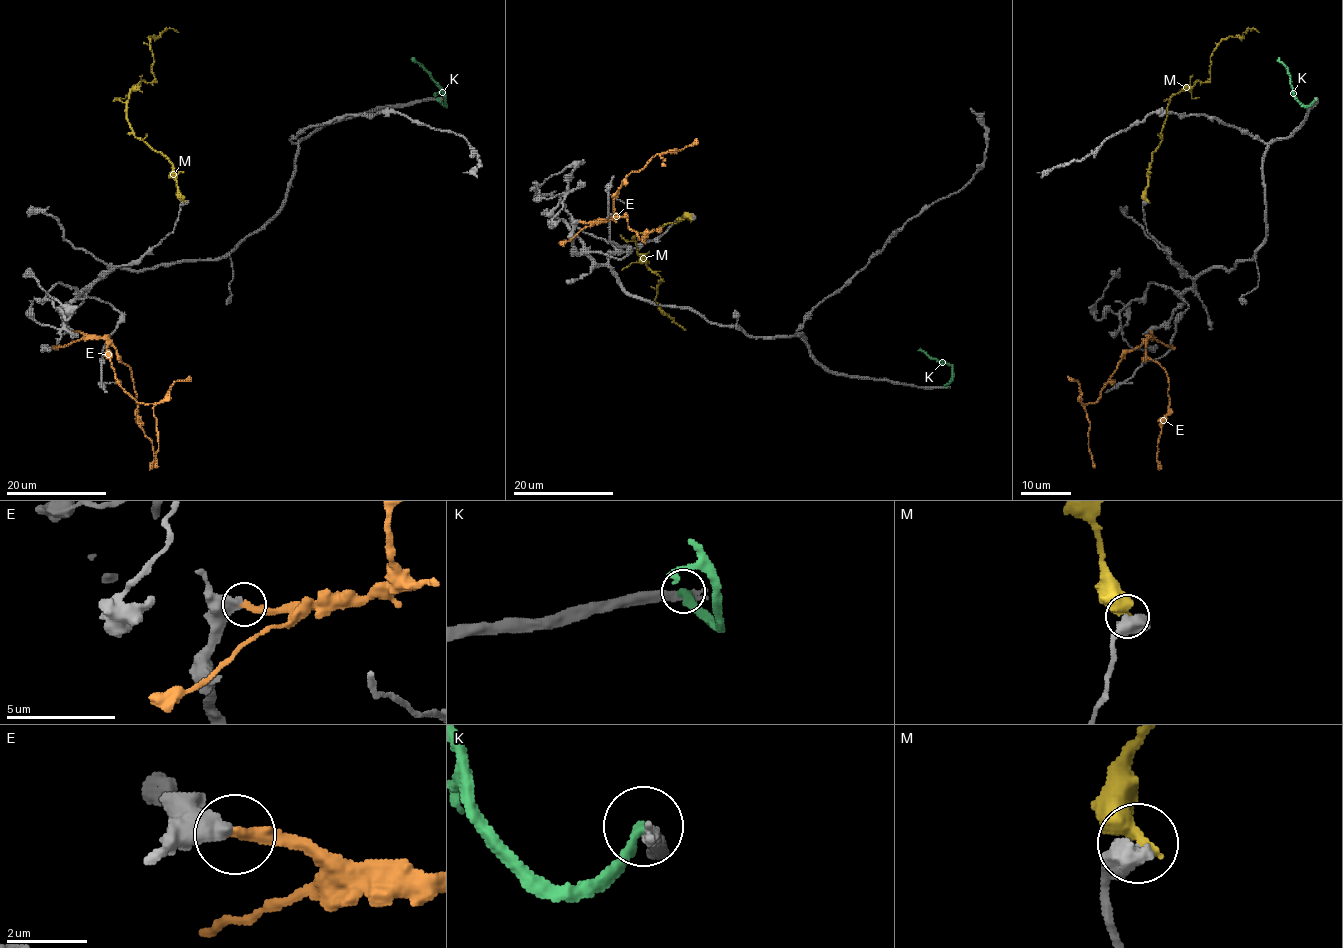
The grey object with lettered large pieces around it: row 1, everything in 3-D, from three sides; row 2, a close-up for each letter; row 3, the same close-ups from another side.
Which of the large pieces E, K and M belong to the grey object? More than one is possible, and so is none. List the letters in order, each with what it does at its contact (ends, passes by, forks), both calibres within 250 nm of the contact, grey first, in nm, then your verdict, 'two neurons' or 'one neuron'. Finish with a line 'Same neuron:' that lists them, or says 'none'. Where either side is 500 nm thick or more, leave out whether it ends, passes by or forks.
E: 550/320 nm | one neuron
K: it ends | 440/320 nm | two neurons
M: 750/500 nm | two neurons
Same neuron: E

